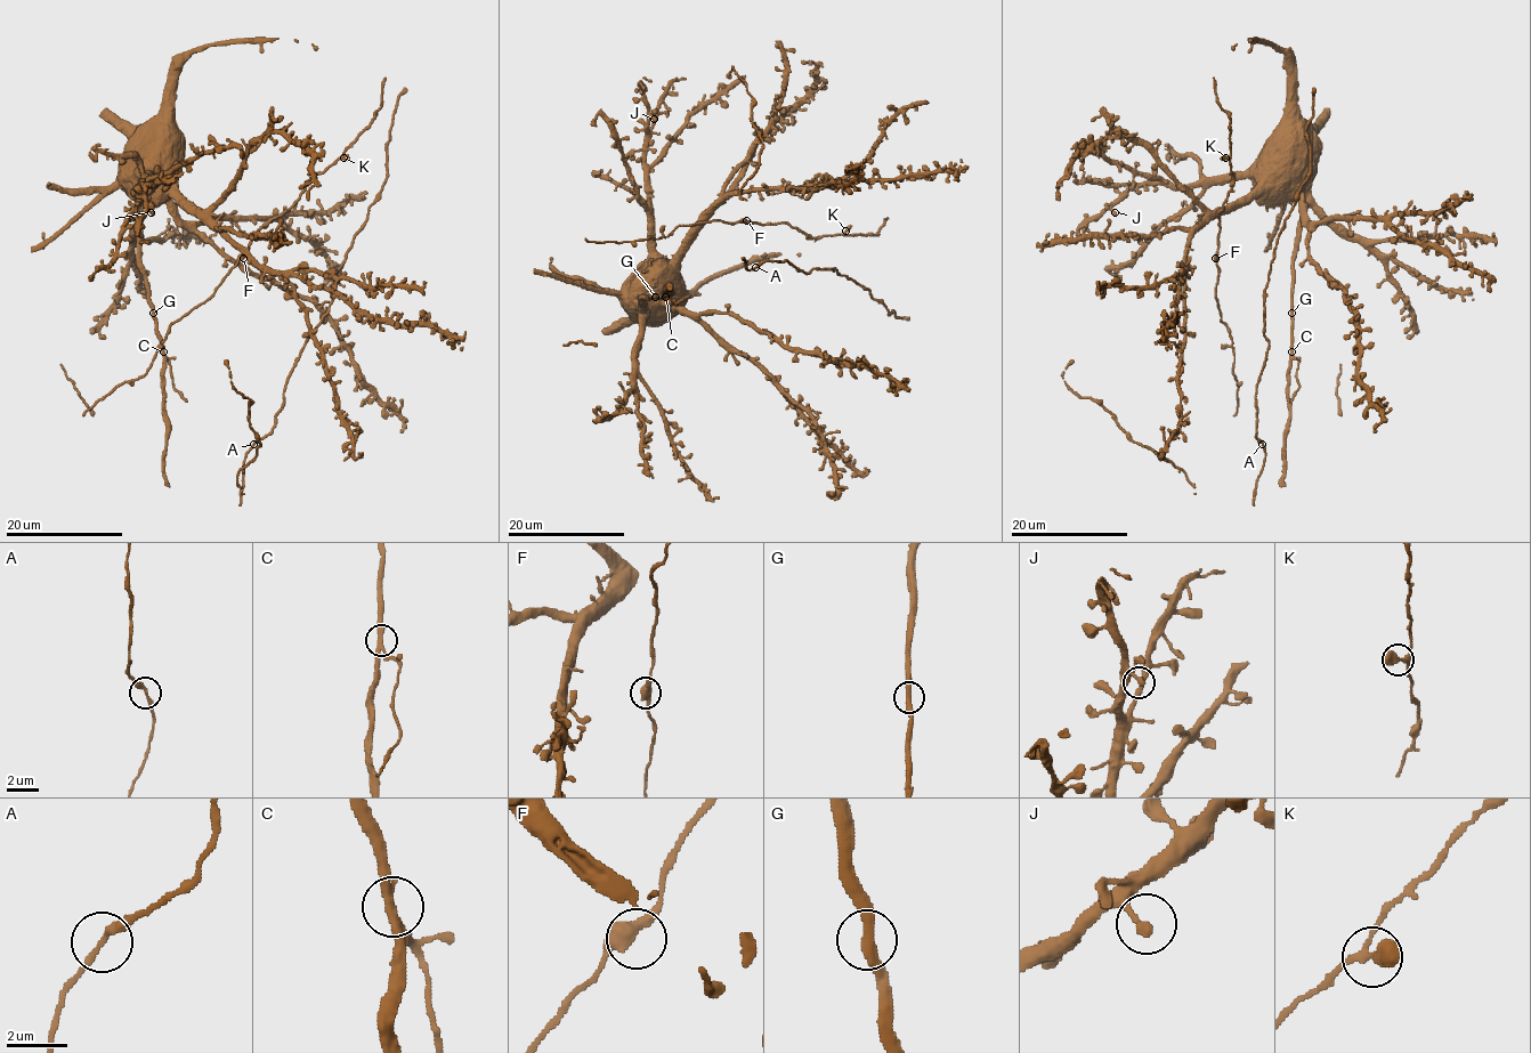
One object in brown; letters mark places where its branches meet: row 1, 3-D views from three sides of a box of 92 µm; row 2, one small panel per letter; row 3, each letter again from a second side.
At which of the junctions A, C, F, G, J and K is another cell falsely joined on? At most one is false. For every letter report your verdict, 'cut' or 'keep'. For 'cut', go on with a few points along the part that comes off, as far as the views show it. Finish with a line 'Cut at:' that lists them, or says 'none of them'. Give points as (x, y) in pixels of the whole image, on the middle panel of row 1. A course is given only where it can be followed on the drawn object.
A: keep
C: cut | (665, 297), (675, 304), (689, 294)
F: keep
G: keep
J: keep
K: keep
Cut at: C

